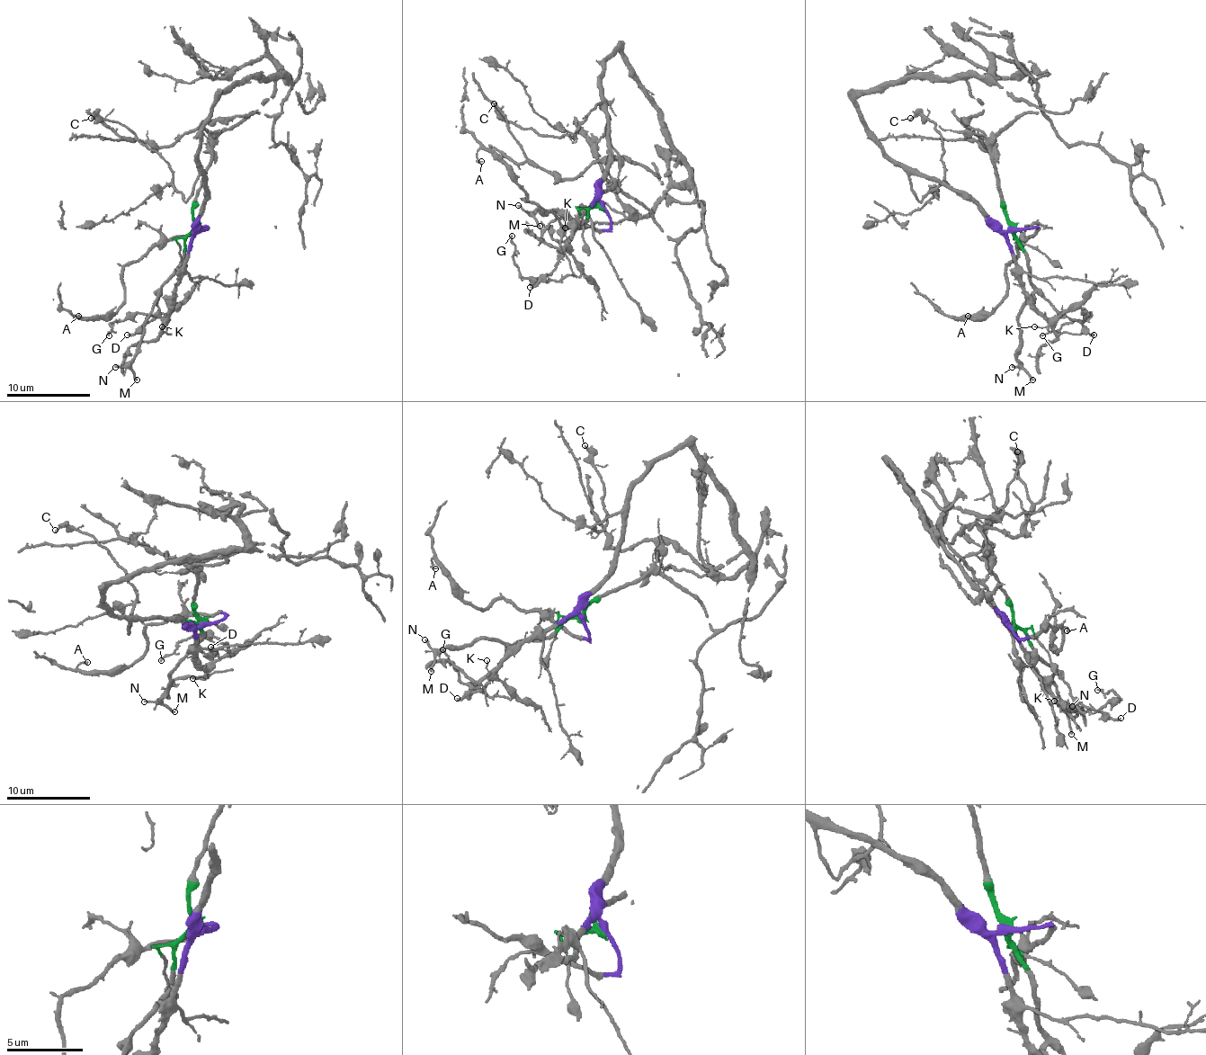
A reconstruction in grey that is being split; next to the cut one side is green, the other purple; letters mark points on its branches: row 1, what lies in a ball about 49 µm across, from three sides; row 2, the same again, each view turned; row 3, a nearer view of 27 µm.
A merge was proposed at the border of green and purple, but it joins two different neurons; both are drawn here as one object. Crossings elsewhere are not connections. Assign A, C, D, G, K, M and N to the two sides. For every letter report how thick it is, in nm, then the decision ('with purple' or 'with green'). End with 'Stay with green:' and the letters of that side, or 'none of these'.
A: 170 nm | with purple
C: 240 nm | with purple
D: 200 nm | with green
G: 160 nm | with purple
K: 110 nm | with purple
M: 200 nm | with green
N: 170 nm | with green
Stay with green: D, M, N

